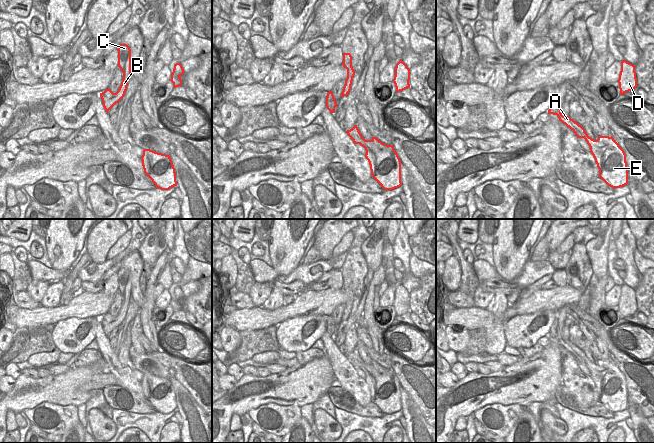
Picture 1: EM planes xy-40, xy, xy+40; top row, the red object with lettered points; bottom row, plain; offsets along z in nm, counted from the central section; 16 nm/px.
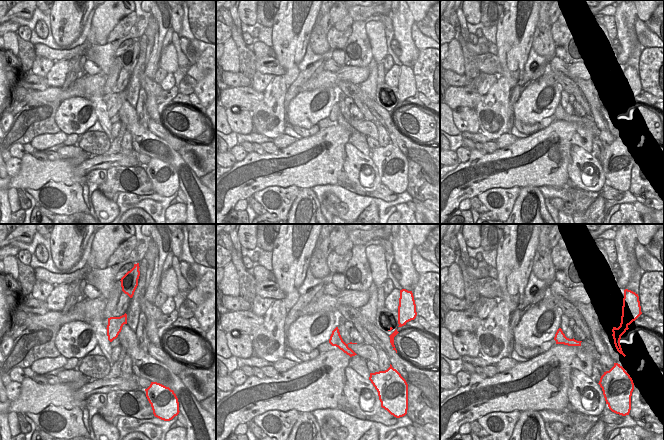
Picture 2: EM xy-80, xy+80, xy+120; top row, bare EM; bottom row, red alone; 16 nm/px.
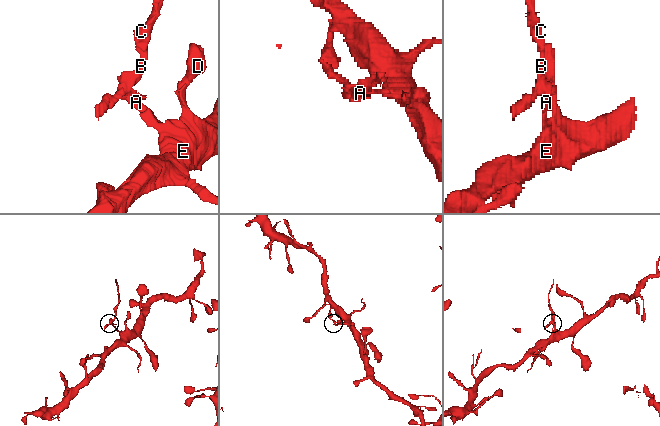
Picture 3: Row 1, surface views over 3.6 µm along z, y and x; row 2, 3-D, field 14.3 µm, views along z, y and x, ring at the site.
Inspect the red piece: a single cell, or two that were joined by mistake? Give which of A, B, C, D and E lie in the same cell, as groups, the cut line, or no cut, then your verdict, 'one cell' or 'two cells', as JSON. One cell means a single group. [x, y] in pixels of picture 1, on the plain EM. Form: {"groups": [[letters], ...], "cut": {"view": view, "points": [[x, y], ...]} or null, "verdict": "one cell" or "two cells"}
{"groups": [["A", "B", "C"], ["D", "E"]], "cut": {"view": "xy+40", "points": [[585, 356], [587, 367]]}, "verdict": "two cells"}

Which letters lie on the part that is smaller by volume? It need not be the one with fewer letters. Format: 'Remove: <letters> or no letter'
Remove: A, B, C

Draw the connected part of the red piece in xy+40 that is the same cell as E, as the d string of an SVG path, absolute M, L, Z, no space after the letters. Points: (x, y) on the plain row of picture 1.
M585 357L590 376L599 393L599 401L610 411L620 412L628 408L626 378L611 360L592 363Z

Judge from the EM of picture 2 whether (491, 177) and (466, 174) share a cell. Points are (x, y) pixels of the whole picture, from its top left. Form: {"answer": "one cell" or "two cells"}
{"answer": "one cell"}

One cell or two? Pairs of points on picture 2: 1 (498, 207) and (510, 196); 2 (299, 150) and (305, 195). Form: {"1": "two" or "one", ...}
{"1": "one", "2": "two"}

